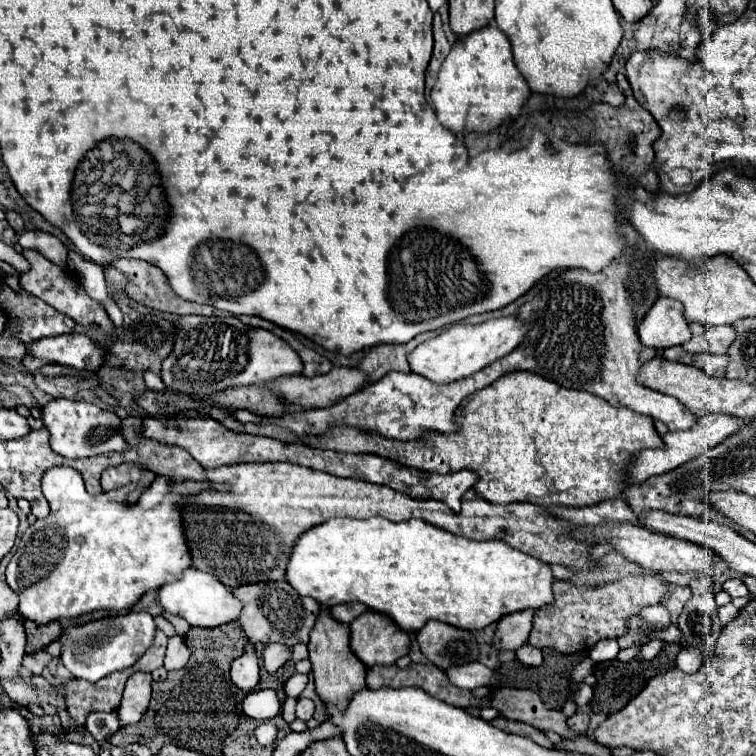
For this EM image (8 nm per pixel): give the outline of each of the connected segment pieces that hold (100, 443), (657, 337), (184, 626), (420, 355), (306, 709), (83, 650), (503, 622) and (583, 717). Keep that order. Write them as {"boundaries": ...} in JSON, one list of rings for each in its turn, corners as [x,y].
{"boundaries":[[[[52,399],[42,407],[42,421],[50,433],[50,447],[70,459],[92,457],[110,451],[126,451],[128,443],[120,435],[120,419],[102,411],[100,407],[84,401],[68,401],[68,399]]],[[[658,297],[640,323],[640,341],[660,351],[682,345],[690,337],[692,333],[684,319],[684,311],[680,311],[680,303],[674,303],[674,299]]],[[[164,611],[164,613],[162,613],[162,617],[164,617],[164,619],[168,619],[168,621],[174,625],[174,629],[176,629],[176,633],[178,633],[180,637],[184,637],[184,635],[188,633],[188,629],[190,629],[190,627],[188,627],[188,623],[186,623],[184,619],[180,619],[178,615],[174,615],[174,617],[172,617],[172,615],[166,615],[166,611]]],[[[514,315],[490,319],[490,321],[484,321],[478,325],[454,323],[440,335],[424,341],[412,353],[408,353],[408,363],[416,375],[422,375],[434,383],[458,381],[462,377],[468,377],[472,373],[484,369],[492,361],[508,355],[512,349],[518,347],[518,343],[528,333],[528,329],[530,329],[530,325],[524,325]]],[[[298,699],[298,707],[296,707],[296,717],[302,721],[308,721],[314,713],[314,703],[310,699]]],[[[130,611],[128,615],[96,619],[62,631],[58,639],[62,643],[60,659],[74,677],[86,679],[86,681],[98,681],[114,671],[132,667],[152,645],[154,633],[156,633],[154,617],[146,611]]],[[[528,609],[528,611],[510,613],[504,619],[500,619],[492,645],[498,651],[516,651],[518,647],[522,647],[528,641],[532,629],[532,617],[534,611]]],[[[576,713],[576,715],[572,715],[572,717],[566,721],[568,729],[572,729],[574,733],[580,733],[580,735],[586,733],[588,723],[590,723],[590,717],[588,717],[586,713]]]]}

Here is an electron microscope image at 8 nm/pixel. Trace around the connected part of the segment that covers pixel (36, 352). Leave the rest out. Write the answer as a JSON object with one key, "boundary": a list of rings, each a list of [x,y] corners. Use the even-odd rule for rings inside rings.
{"boundary":[[[80,333],[38,339],[28,347],[28,353],[38,359],[74,367],[78,371],[98,371],[100,363],[104,361],[104,351],[96,345],[96,341]]]}

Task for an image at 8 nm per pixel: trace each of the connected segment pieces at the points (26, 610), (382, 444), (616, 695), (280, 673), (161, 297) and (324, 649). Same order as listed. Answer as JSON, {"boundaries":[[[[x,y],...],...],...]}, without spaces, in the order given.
{"boundaries":[[[[52,467],[44,473],[42,477],[42,493],[44,497],[48,499],[50,503],[50,515],[44,517],[44,519],[38,519],[34,525],[30,525],[20,543],[18,543],[18,549],[16,549],[16,555],[12,555],[8,567],[6,567],[6,583],[10,585],[10,589],[14,593],[18,593],[20,597],[20,615],[24,619],[32,619],[40,625],[44,623],[50,623],[50,621],[56,621],[56,619],[74,619],[86,611],[96,611],[96,609],[112,609],[112,611],[128,611],[146,591],[150,589],[158,589],[160,585],[166,585],[166,583],[172,583],[176,579],[180,579],[182,571],[186,571],[188,567],[192,567],[192,557],[188,555],[188,543],[184,543],[184,531],[180,531],[180,511],[176,511],[176,503],[180,503],[180,495],[198,495],[198,491],[204,491],[204,489],[216,489],[216,491],[226,491],[228,485],[226,483],[210,483],[210,481],[188,481],[188,483],[180,483],[180,493],[178,493],[178,487],[176,483],[168,483],[168,479],[160,479],[160,475],[150,483],[148,491],[142,491],[140,499],[136,505],[132,505],[128,501],[128,491],[132,491],[132,487],[120,487],[116,491],[110,491],[110,493],[100,493],[100,495],[90,495],[84,487],[84,481],[82,481],[82,475],[72,469],[72,467]]],[[[528,371],[508,373],[486,389],[474,393],[468,403],[456,411],[456,423],[460,425],[458,433],[426,433],[418,441],[406,443],[386,439],[376,433],[356,431],[354,427],[336,427],[330,437],[308,439],[306,443],[310,447],[336,449],[344,453],[374,453],[400,465],[430,473],[454,473],[460,469],[470,469],[478,473],[478,483],[474,489],[486,501],[500,505],[528,501],[540,507],[590,507],[616,499],[626,489],[624,483],[620,483],[620,479],[624,479],[624,463],[628,463],[636,451],[664,447],[664,441],[660,443],[660,435],[654,429],[654,421],[650,417],[628,407],[612,407],[602,397],[586,391],[564,389]]],[[[668,643],[662,647],[660,655],[656,655],[652,661],[628,661],[628,663],[622,663],[622,661],[602,661],[594,667],[594,677],[596,677],[596,683],[594,683],[594,699],[590,701],[590,709],[594,713],[602,713],[602,715],[612,715],[616,711],[620,711],[624,705],[630,703],[632,697],[636,697],[642,687],[648,683],[648,679],[668,671],[674,667],[674,661],[676,661],[676,655],[680,651],[680,643]]],[[[286,663],[286,665],[280,667],[274,675],[268,675],[266,669],[260,667],[260,683],[256,685],[256,691],[258,691],[258,689],[274,689],[274,691],[280,695],[280,699],[284,699],[284,697],[286,697],[286,695],[284,695],[284,683],[286,683],[288,677],[292,677],[294,673],[296,673],[294,663]]],[[[114,259],[110,265],[114,265],[120,273],[124,273],[124,277],[128,277],[126,295],[144,307],[174,315],[218,315],[218,309],[210,305],[180,299],[170,289],[164,273],[146,261]]],[[[322,607],[316,619],[316,625],[310,633],[308,641],[312,673],[316,679],[316,691],[324,703],[334,703],[338,709],[348,705],[348,697],[366,687],[366,667],[356,659],[354,651],[350,651],[350,627],[346,623],[336,621],[330,615],[330,607]]]]}

